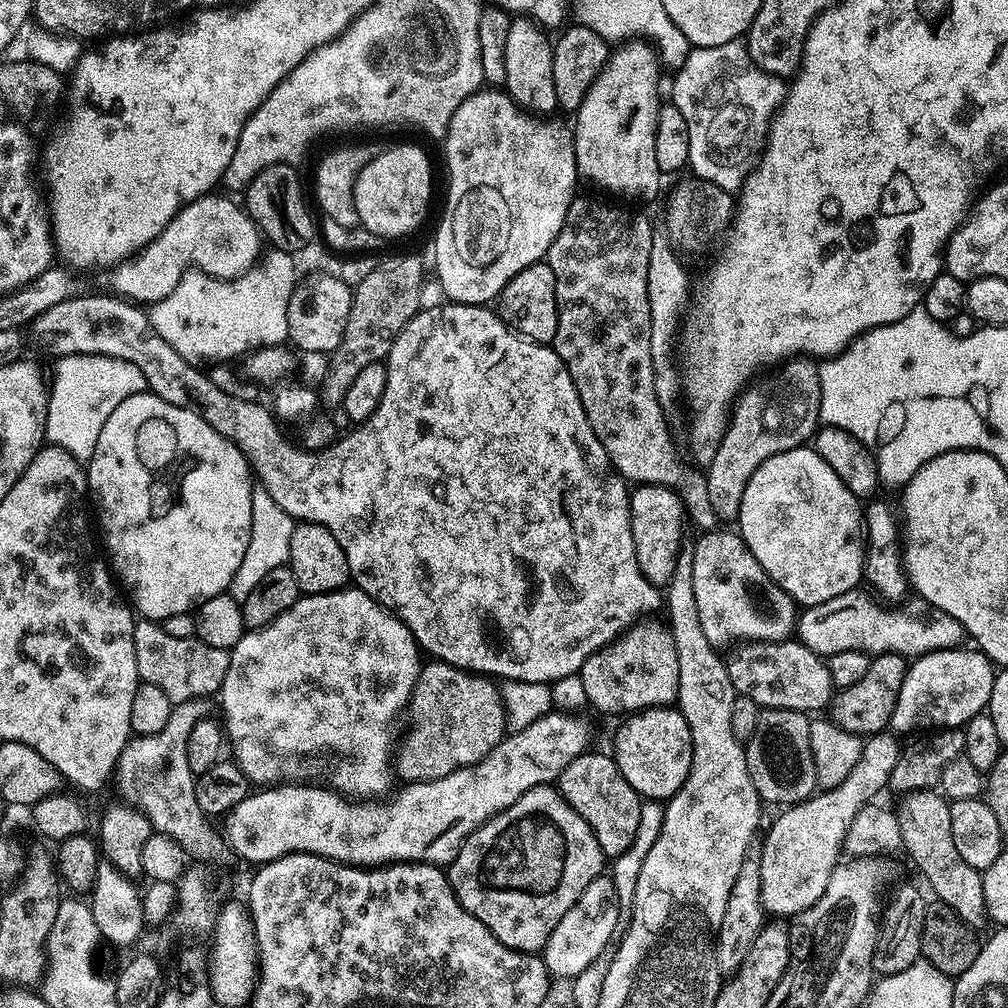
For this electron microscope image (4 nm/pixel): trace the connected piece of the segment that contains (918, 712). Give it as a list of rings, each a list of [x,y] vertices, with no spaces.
[[[972,646],[938,649],[915,657],[904,675],[902,690],[898,690],[891,727],[897,733],[908,732],[919,720],[933,720],[940,728],[963,728],[970,718],[987,709],[996,674],[992,661]]]

